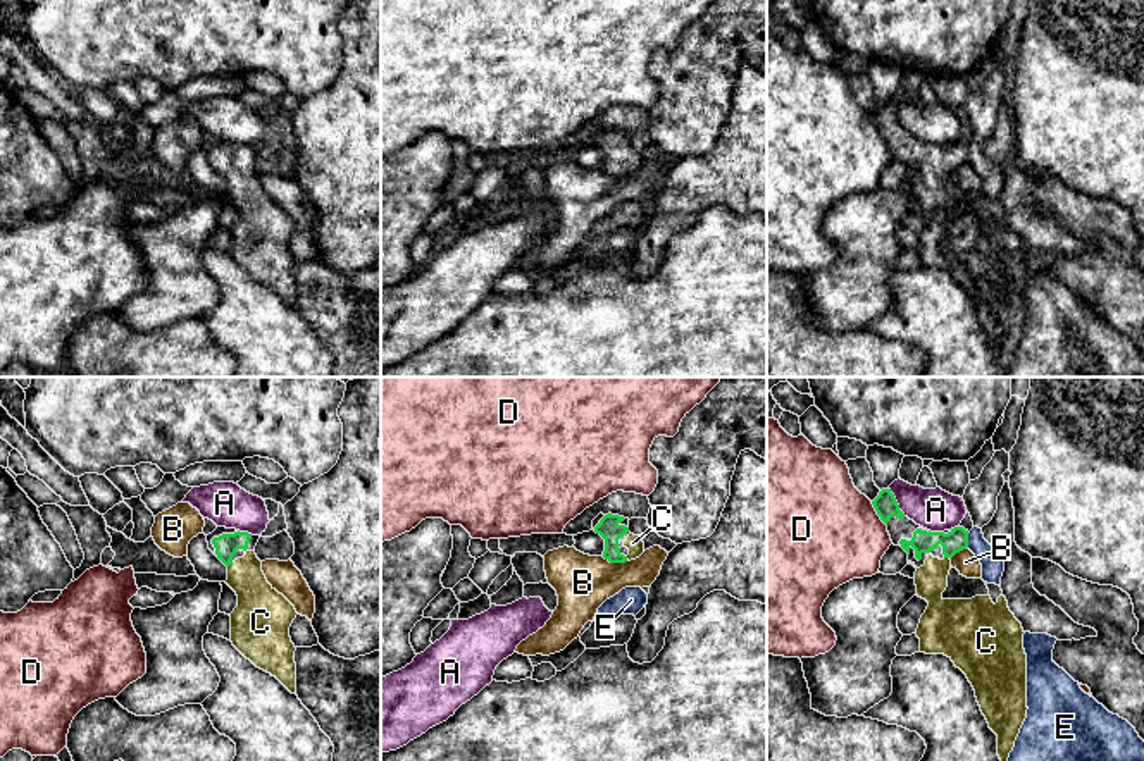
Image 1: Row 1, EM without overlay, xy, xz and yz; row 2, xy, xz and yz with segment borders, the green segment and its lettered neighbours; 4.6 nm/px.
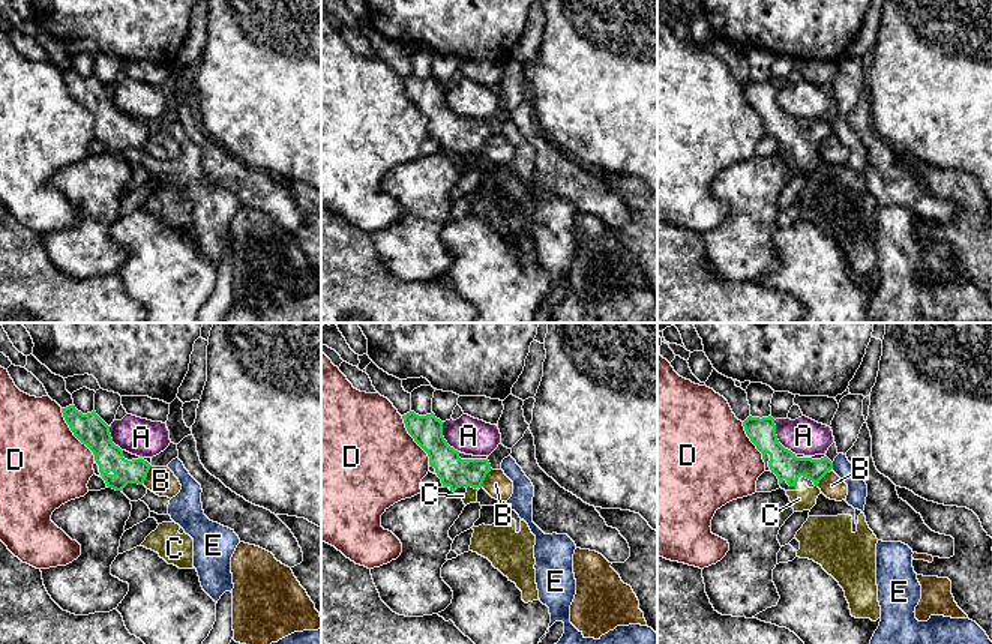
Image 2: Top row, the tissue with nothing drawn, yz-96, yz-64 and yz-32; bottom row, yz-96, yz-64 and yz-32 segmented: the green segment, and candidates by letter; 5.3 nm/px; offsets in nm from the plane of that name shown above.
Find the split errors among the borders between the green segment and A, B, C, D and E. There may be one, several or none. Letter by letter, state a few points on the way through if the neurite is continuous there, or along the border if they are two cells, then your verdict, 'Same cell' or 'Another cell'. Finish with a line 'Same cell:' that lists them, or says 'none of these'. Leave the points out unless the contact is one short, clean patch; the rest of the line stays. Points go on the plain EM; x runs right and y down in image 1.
A: Boundary: yz (888, 102), (905, 129). Another cell
B: Another cell
C: Path across: xy (226, 159), (230, 178), (250, 198), (259, 222). Same cell
D: Another cell
E: Boundary: yz (970, 147), (967, 160). Another cell
Same cell: C

